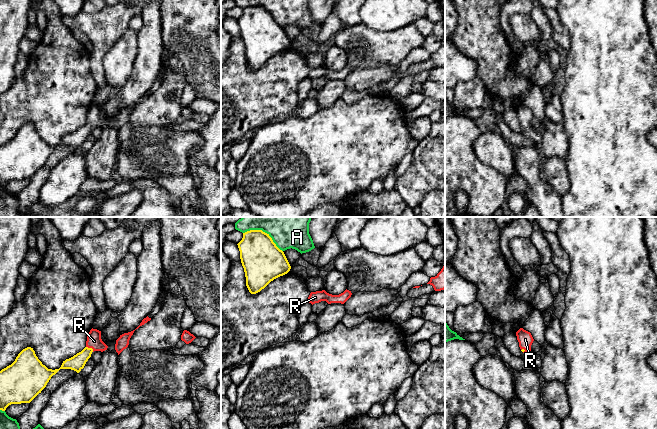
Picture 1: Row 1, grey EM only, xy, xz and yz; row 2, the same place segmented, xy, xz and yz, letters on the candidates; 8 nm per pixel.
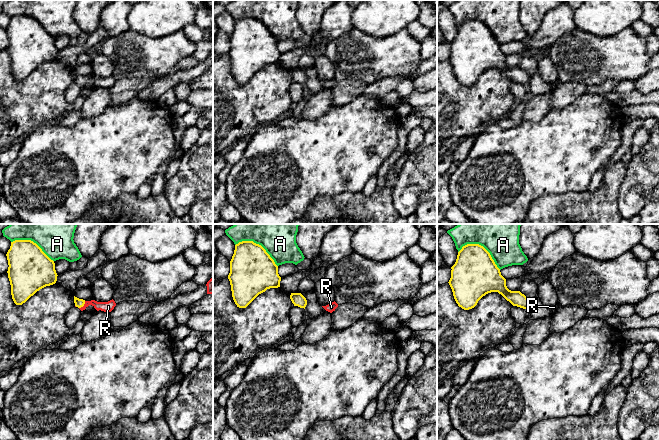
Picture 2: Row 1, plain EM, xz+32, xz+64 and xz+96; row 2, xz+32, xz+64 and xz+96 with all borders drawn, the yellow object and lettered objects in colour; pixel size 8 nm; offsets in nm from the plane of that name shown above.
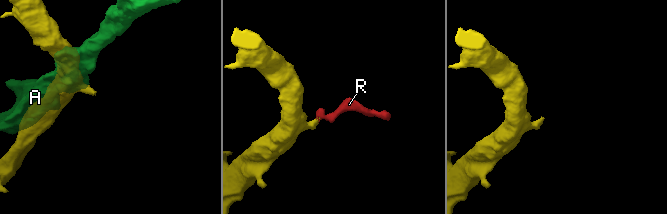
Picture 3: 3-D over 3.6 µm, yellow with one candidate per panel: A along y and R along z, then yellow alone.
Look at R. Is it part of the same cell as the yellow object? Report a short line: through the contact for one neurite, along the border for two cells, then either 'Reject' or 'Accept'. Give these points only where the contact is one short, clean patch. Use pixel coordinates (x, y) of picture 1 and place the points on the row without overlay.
Accept

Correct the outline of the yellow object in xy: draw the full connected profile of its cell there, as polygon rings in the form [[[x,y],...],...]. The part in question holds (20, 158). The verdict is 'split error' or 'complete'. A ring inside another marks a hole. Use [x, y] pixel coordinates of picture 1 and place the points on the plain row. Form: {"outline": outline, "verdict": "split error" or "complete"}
{"outline": [[[91,105],[86,123],[73,133],[63,137],[59,145],[48,145],[38,135],[31,123],[23,125],[15,137],[0,147],[0,186],[11,180],[30,179],[46,163],[60,145],[79,149],[94,127],[105,127],[108,122],[101,115],[101,107]]], "verdict": "split error"}

